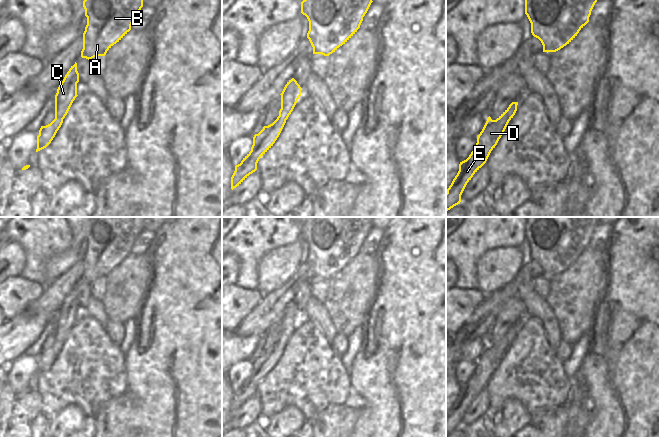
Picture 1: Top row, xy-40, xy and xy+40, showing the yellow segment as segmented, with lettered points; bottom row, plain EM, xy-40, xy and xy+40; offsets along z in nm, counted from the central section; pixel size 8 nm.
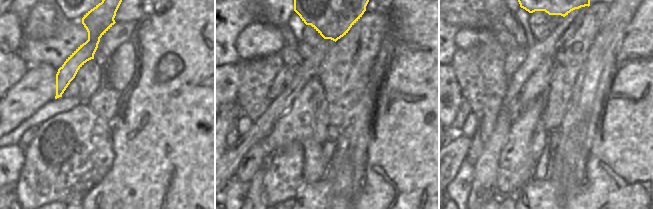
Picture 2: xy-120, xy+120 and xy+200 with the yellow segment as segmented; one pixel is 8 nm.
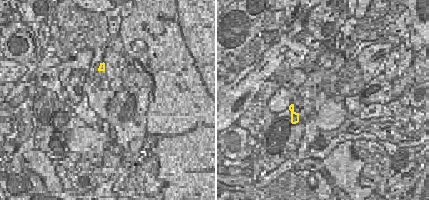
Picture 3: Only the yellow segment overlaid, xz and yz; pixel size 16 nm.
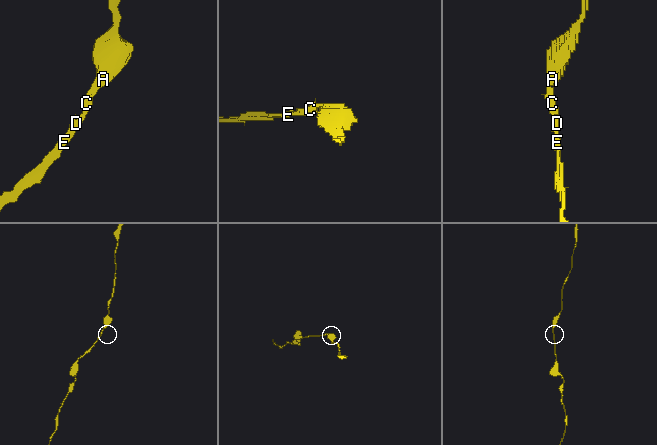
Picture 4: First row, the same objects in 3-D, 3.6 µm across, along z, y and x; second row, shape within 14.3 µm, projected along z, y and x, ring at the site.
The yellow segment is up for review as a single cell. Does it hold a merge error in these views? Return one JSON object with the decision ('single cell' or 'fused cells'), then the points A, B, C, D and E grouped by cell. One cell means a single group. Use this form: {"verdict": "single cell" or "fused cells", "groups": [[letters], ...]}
{"verdict": "single cell", "groups": [["A", "B", "C", "D", "E"]]}

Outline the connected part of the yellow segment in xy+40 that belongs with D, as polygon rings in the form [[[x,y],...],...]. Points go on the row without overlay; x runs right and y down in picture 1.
[[[512,326],[496,343],[489,340],[477,361],[477,367],[469,381],[460,386],[459,395],[446,416],[446,437],[460,428],[461,419],[473,399],[486,387],[491,375],[503,359],[509,345],[517,335],[518,326]]]

